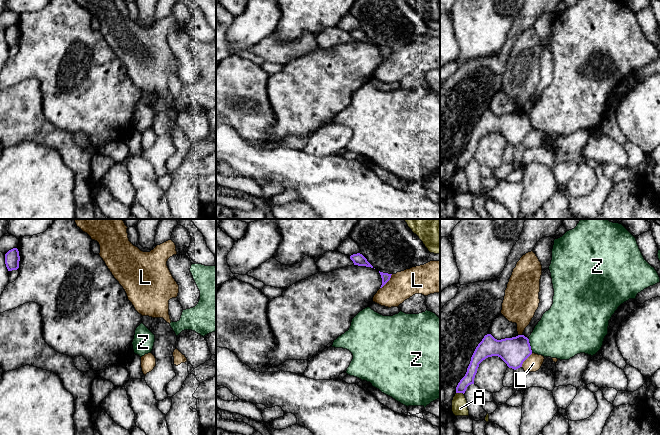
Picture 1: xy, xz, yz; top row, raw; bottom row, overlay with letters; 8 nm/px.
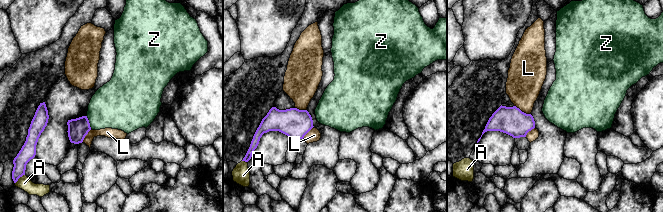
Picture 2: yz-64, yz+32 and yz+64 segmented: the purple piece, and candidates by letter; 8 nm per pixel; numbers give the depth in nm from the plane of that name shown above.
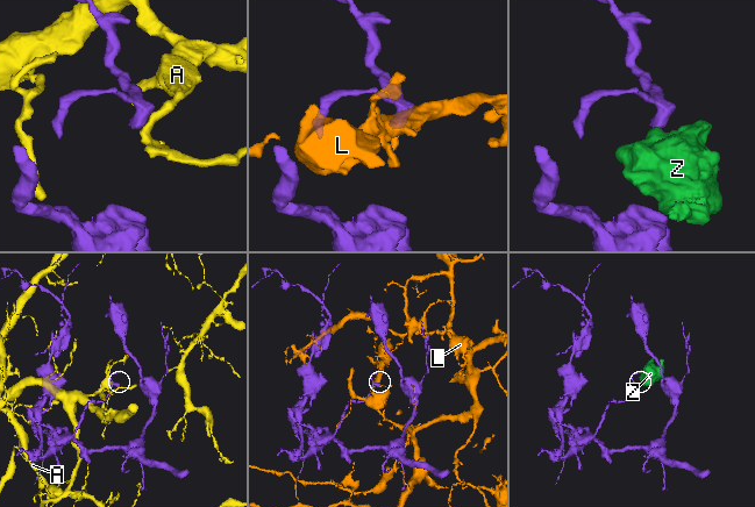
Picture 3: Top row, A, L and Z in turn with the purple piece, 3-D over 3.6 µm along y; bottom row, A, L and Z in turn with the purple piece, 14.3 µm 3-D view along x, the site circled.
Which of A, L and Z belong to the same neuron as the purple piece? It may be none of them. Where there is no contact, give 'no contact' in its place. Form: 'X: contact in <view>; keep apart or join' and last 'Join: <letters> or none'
A: contact in yz; keep apart
L: contact in xz; keep apart
Z: contact in yz; keep apart
Join: none

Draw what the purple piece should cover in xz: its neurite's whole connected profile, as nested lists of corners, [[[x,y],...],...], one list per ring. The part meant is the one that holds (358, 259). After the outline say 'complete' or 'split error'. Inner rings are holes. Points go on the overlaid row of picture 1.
[[[360,253],[351,255],[350,259],[353,261],[354,265],[373,268],[373,266],[367,261],[367,259]]]; complete

